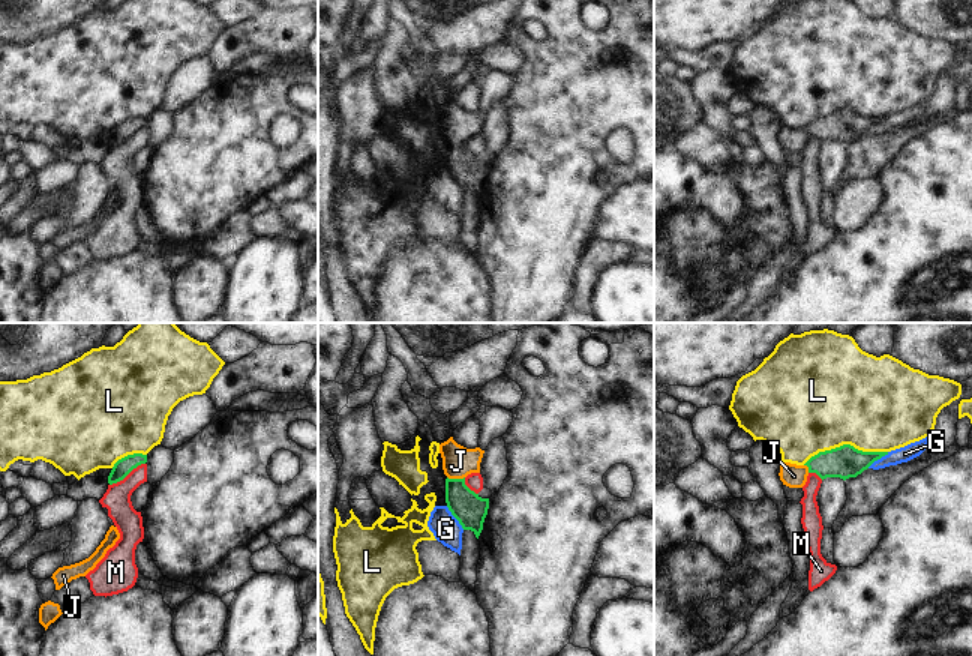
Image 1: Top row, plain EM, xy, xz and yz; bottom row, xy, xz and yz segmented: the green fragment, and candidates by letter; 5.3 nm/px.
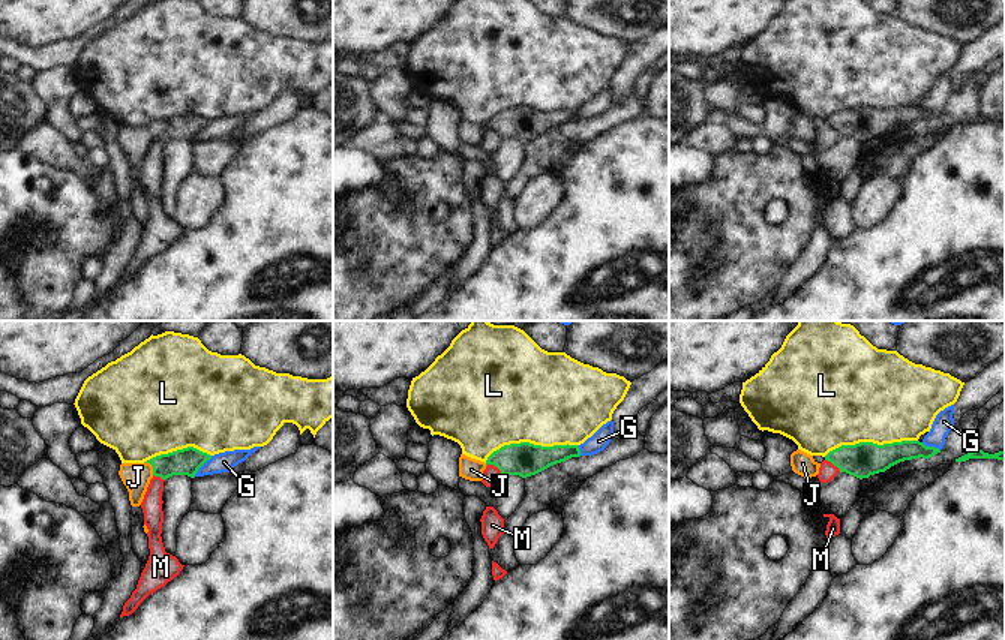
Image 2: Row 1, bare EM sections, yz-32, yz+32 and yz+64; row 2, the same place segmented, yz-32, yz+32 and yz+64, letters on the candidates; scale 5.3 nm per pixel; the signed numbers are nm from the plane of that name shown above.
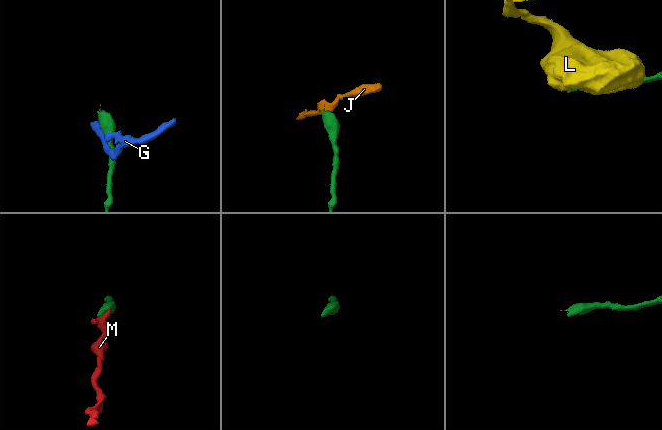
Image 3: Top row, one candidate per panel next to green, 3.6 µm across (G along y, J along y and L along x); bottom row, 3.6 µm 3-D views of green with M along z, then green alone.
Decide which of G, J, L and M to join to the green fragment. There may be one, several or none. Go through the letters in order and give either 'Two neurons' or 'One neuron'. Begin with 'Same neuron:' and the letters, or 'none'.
Same neuron: J
G: Two neurons
J: One neuron
L: Two neurons
M: Two neurons.

